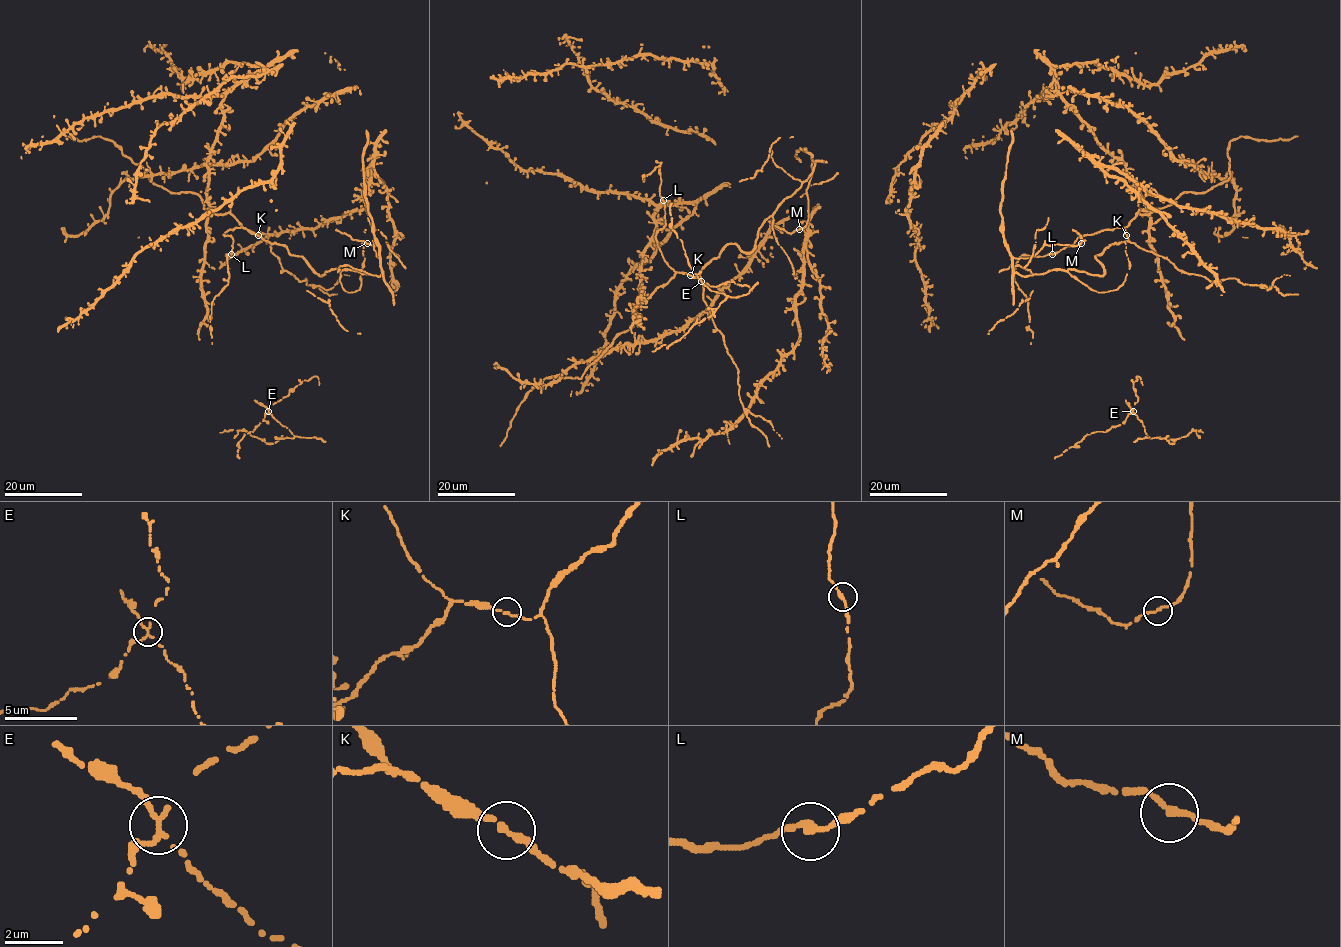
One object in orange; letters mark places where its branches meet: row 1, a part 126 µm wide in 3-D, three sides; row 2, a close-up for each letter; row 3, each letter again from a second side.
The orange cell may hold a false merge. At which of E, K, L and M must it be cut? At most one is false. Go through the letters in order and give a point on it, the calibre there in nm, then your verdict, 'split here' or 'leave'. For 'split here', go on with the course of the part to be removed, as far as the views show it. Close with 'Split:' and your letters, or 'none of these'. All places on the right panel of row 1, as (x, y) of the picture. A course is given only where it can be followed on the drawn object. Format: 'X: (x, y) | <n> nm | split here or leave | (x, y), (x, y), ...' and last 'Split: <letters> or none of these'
E: (1133, 411) | 200 nm | split here | (1132, 411), (1123, 423), (1105, 432), (1087, 434), (1055, 458)
K: (1126, 235) | 220 nm | leave
L: (1052, 254) | 200 nm | leave
M: (1081, 243) | 200 nm | leave
Split: E

